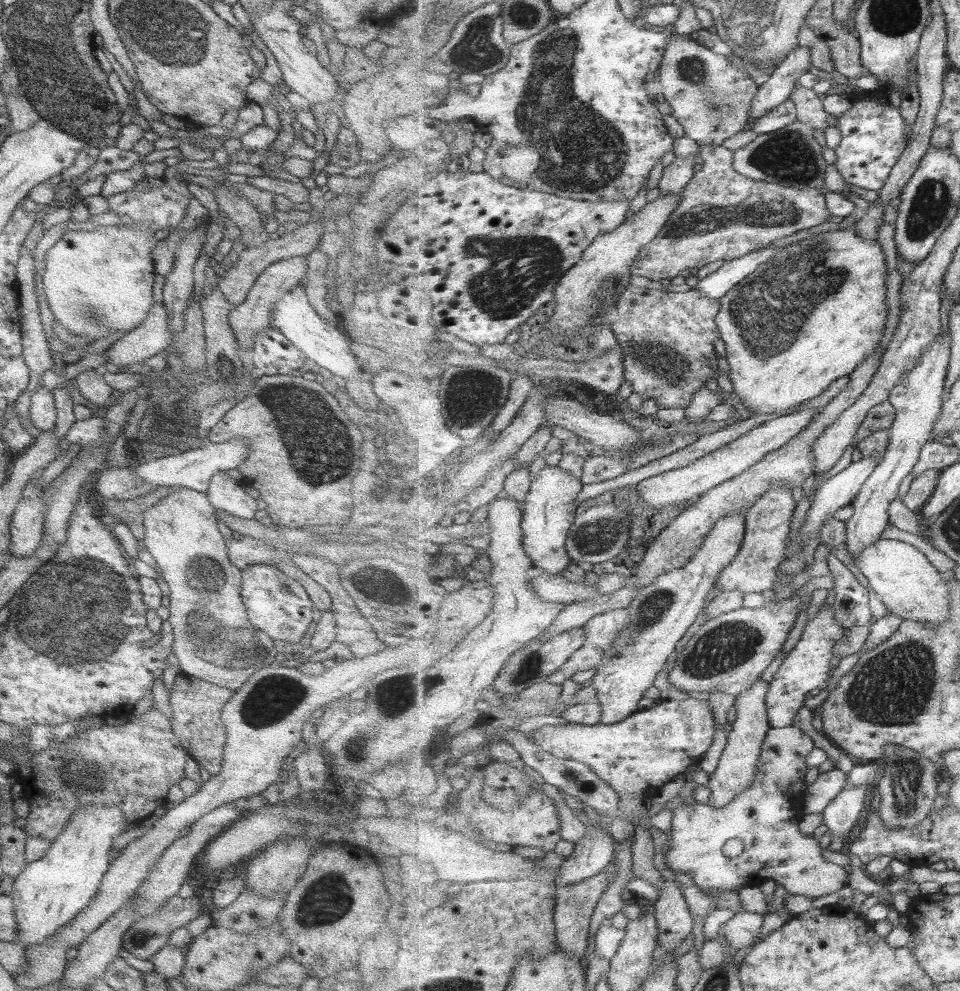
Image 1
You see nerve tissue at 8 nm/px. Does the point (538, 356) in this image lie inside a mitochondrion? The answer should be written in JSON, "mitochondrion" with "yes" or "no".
{"mitochondrion":"no"}

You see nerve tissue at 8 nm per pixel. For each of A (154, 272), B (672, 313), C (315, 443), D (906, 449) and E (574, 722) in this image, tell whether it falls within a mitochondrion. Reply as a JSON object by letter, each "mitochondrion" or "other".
{"A":"other","B":"other","C":"mitochondrion","D":"other","E":"other"}

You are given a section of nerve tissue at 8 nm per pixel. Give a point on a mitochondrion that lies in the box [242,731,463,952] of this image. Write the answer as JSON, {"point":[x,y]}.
{"point":[330,903]}

